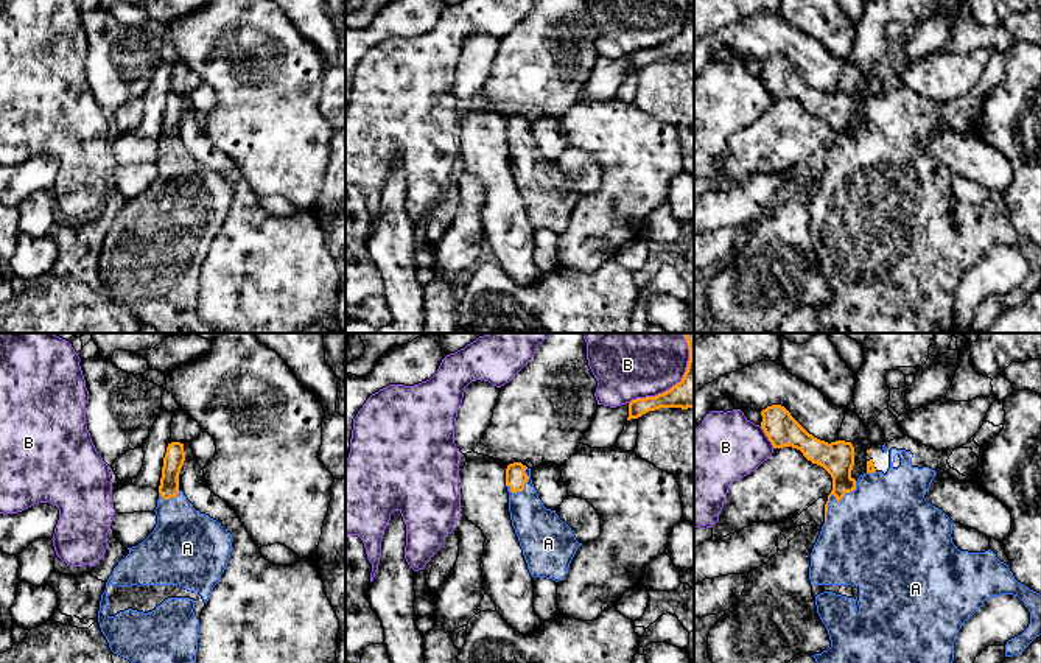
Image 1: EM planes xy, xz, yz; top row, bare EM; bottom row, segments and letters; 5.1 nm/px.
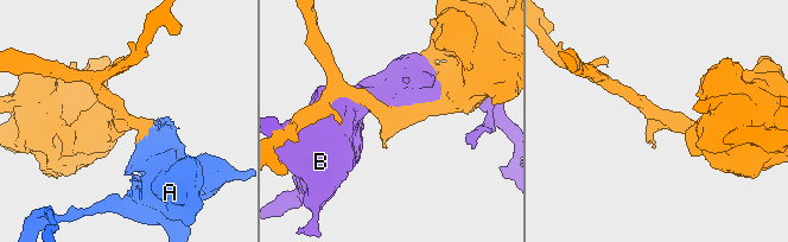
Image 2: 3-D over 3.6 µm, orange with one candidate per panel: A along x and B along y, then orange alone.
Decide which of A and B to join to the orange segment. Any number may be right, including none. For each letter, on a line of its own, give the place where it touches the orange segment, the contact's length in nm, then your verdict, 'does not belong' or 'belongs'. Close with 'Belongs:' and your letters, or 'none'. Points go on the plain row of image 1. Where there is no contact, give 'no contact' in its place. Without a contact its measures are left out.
A: yz (833, 145) | 280 nm | belongs
B: xz (671, 39) | 420 nm | does not belong
Belongs: A

